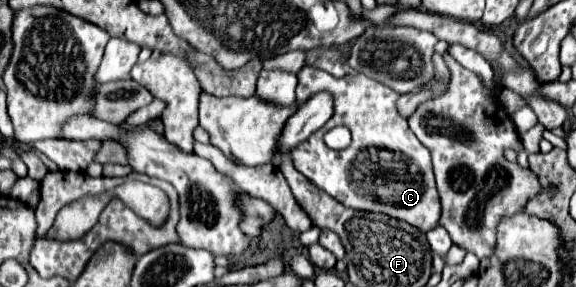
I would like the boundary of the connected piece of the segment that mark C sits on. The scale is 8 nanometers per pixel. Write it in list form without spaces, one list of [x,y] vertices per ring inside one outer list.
[[[303,67],[299,71],[297,99],[305,101],[323,89],[337,95],[337,113],[329,119],[327,131],[337,125],[345,125],[351,129],[353,141],[347,149],[335,151],[325,145],[323,131],[315,131],[309,139],[291,149],[295,169],[347,207],[385,213],[417,227],[423,233],[433,229],[437,225],[441,205],[431,159],[429,151],[421,147],[409,129],[407,119],[397,111],[399,93],[361,73],[335,79],[325,71],[313,71],[313,67]]]

